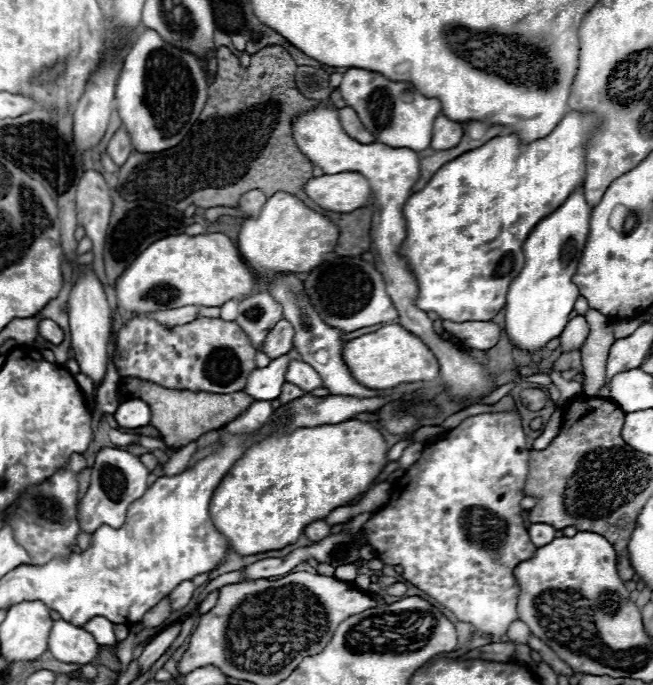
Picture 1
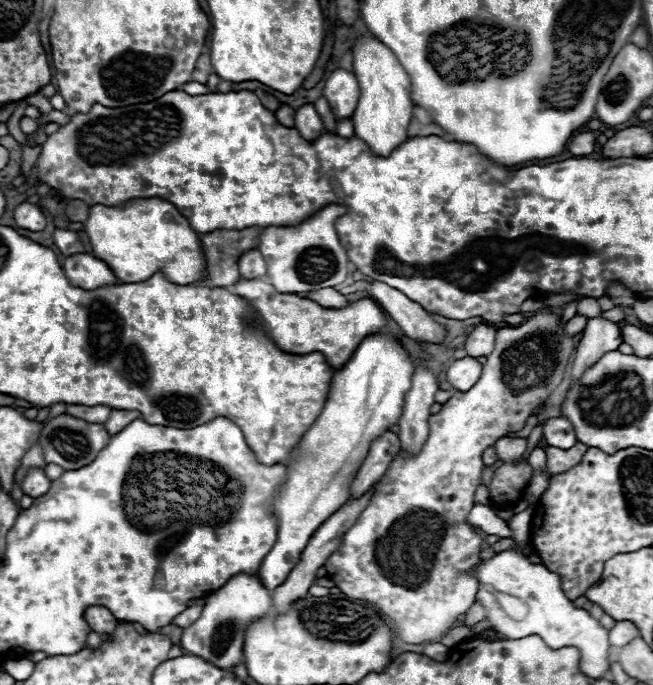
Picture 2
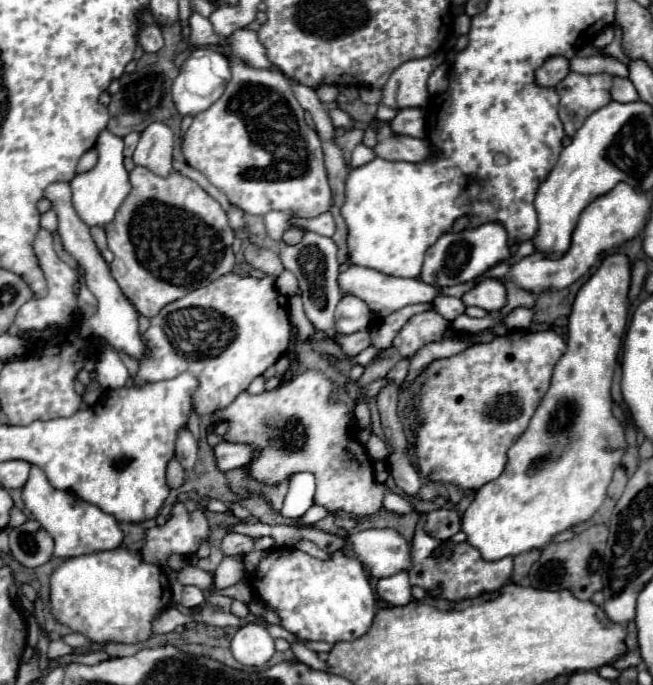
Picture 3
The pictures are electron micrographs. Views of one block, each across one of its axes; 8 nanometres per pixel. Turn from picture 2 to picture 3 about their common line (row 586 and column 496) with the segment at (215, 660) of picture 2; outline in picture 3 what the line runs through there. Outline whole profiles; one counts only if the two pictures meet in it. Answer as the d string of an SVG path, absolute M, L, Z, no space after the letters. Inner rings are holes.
M486 222L486 224L476 226L476 228L466 228L462 232L450 230L450 232L444 232L436 240L434 246L428 248L420 278L426 284L436 284L436 286L440 284L442 288L456 286L456 284L464 284L464 282L470 282L470 280L482 276L484 272L488 272L496 264L506 262L508 258L510 258L508 232L498 222Z

